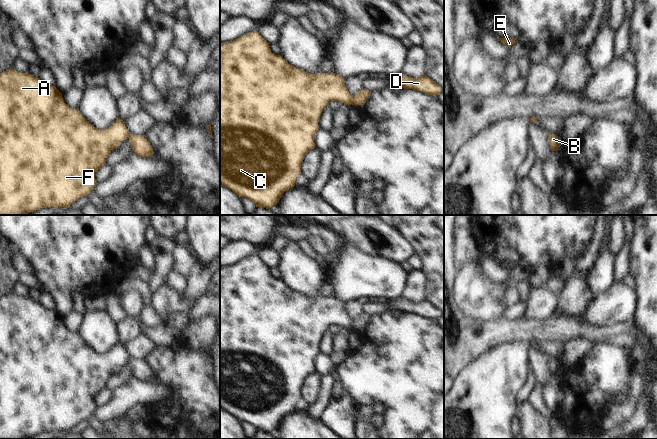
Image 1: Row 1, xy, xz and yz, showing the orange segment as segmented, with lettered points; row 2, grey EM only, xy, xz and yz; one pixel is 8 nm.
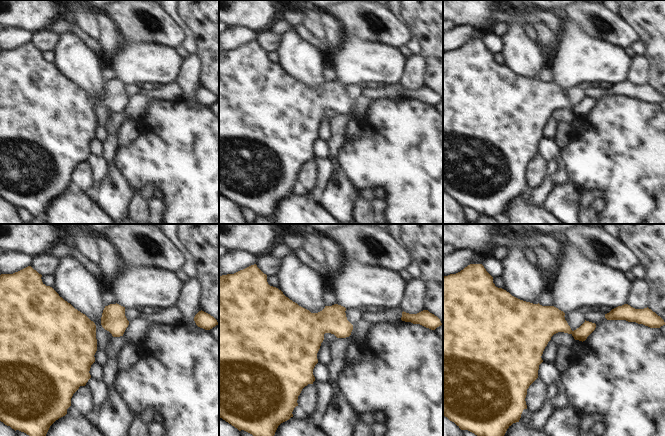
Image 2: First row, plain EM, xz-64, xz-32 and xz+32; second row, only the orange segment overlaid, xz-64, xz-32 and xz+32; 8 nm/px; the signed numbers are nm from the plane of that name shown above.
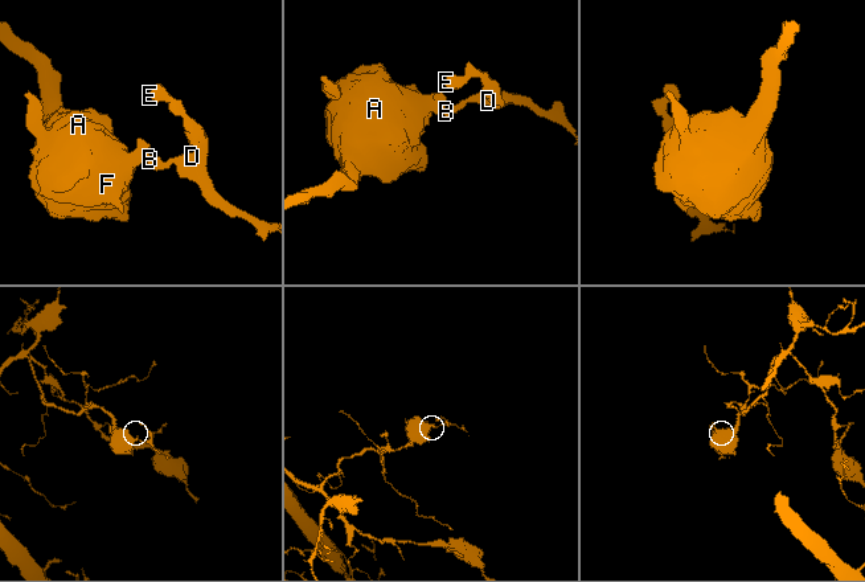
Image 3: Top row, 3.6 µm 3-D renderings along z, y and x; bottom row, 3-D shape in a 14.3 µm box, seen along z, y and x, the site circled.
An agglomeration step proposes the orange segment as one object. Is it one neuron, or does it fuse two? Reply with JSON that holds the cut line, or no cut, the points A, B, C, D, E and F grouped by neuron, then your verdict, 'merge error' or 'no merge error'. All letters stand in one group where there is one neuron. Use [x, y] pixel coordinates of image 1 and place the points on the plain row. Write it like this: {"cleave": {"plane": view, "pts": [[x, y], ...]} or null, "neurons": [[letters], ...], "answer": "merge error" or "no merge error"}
{"cleave": {"plane": "xz", "pts": [[353, 320], [350, 327]]}, "neurons": [["A", "C", "F"], ["B", "D", "E"]], "answer": "merge error"}

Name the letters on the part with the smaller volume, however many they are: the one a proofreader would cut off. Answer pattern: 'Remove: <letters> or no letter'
Remove: B, D, E.

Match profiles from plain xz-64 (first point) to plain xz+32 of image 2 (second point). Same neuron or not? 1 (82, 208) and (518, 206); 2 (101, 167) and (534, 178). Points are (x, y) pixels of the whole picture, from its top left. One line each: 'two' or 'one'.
1: one
2: two

